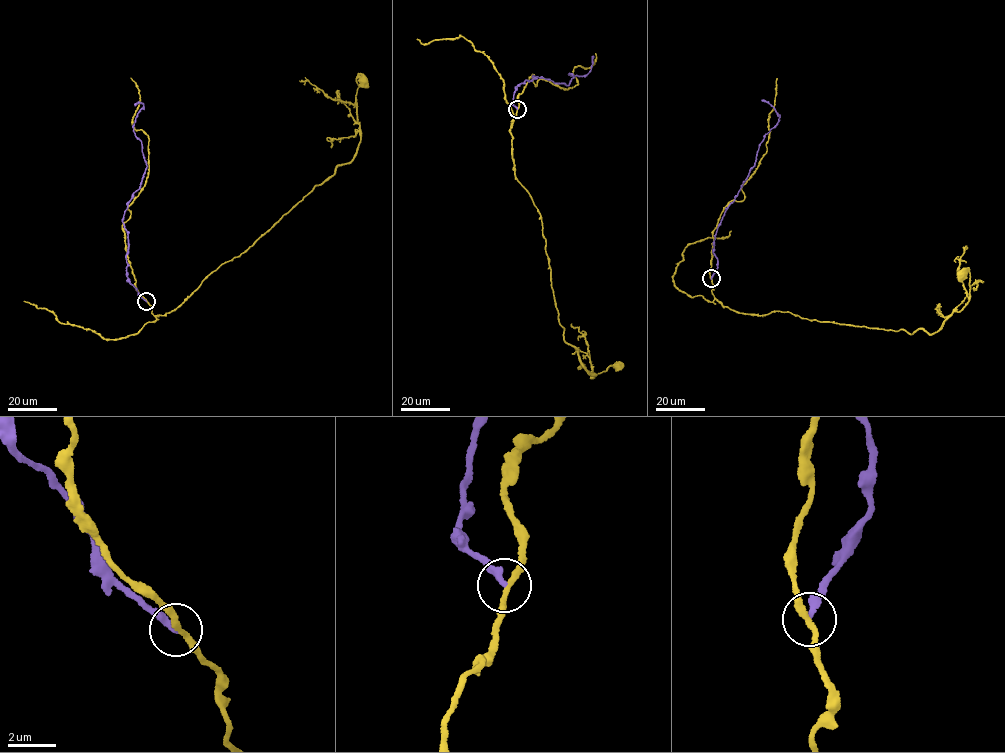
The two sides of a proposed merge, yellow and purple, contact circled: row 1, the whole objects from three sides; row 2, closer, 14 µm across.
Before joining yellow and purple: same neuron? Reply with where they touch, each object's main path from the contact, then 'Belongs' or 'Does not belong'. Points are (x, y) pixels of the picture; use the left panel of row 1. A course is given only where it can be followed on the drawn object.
Place: (146, 301). Course of yellow: (146, 301), (154, 315), (179, 306), (208, 275), (245, 251), (353, 159), (360, 138), (357, 79), (362, 79). Course of purple: (146, 301), (127, 276), (128, 237), (123, 222), (146, 164), (133, 127), (143, 105), (135, 105). Does not belong

